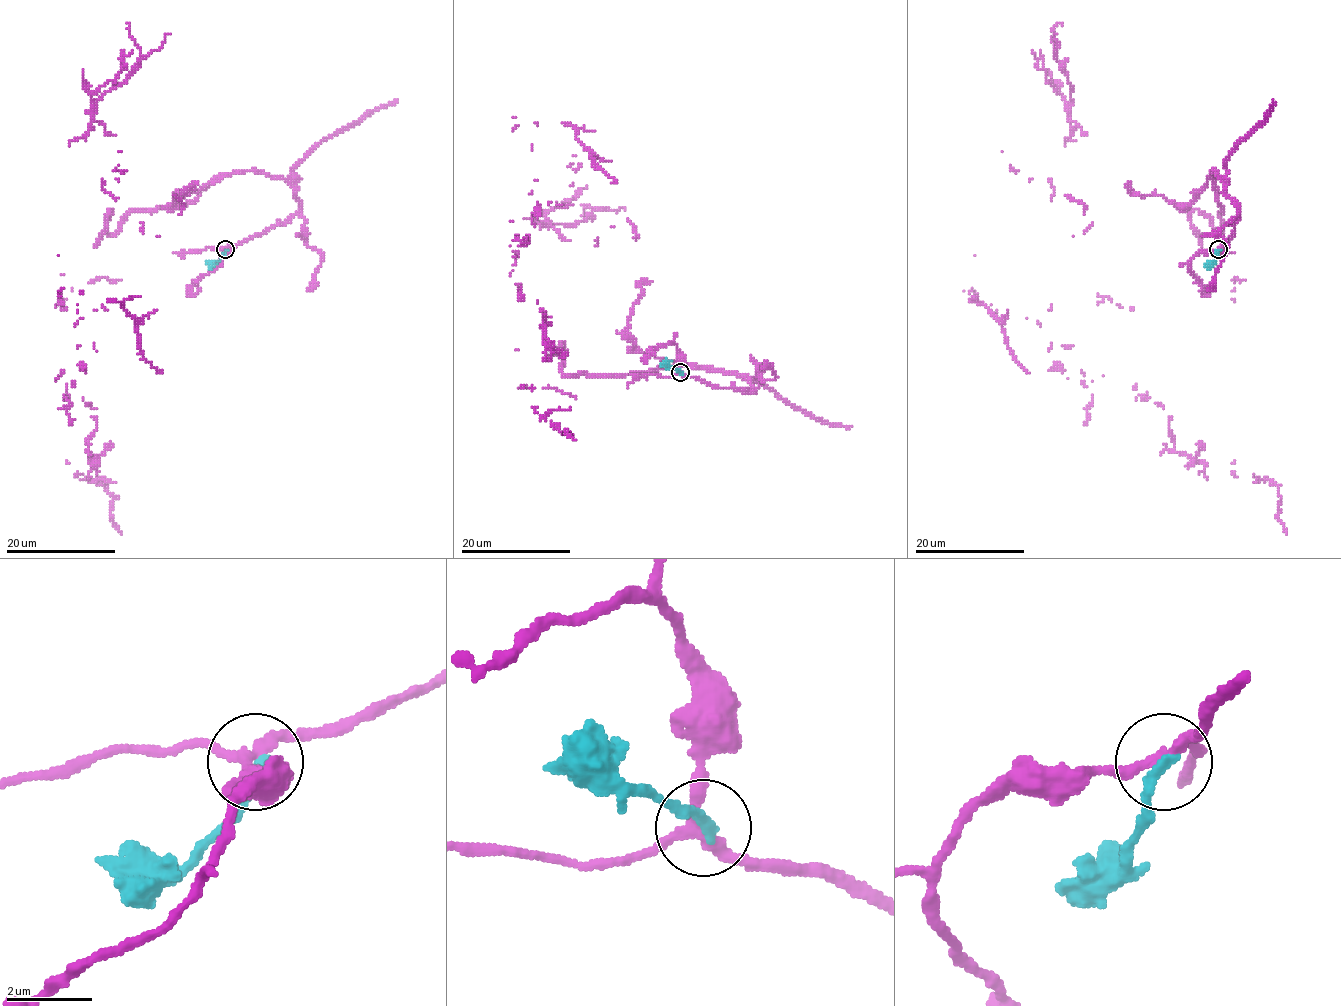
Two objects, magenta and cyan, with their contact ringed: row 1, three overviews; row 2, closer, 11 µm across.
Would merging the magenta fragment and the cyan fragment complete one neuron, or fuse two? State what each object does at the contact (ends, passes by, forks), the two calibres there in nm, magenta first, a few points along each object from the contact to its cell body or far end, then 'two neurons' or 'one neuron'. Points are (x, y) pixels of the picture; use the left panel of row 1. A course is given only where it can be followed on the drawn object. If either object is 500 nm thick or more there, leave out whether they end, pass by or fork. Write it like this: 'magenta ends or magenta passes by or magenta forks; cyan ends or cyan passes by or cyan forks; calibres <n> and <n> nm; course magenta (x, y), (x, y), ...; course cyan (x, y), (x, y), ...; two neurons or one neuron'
magenta forks; cyan ends; calibres 240 and 280 nm; course magenta (226, 249), (295, 189), (111, 209), (63, 275), (77, 475), (122, 535); course cyan (226, 249), (216, 263), (205, 261); two neurons

